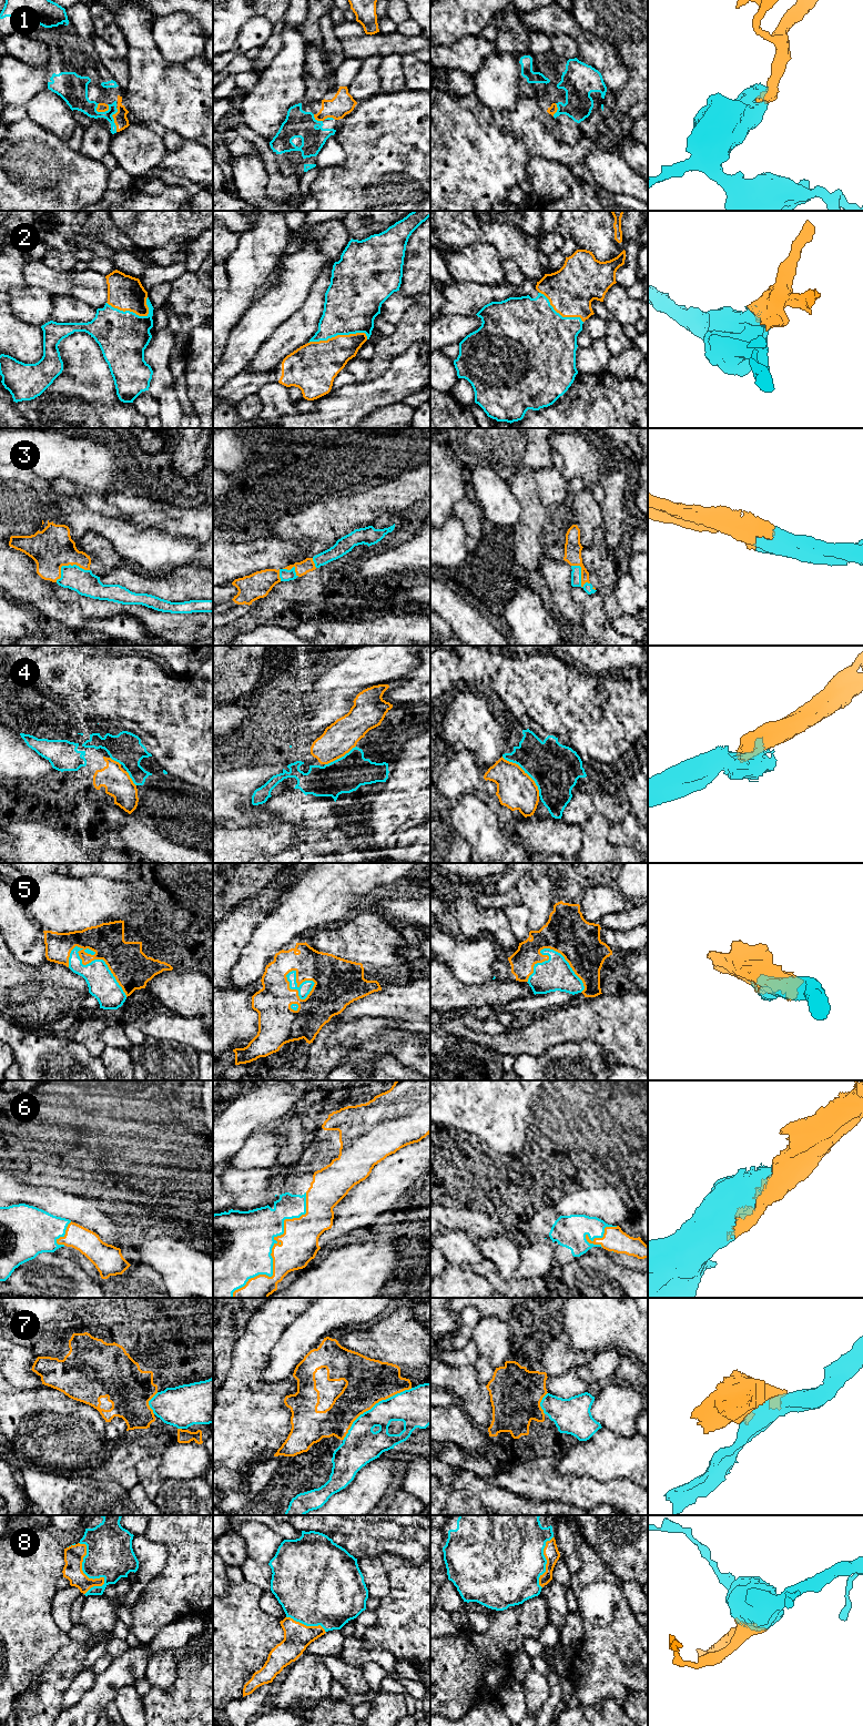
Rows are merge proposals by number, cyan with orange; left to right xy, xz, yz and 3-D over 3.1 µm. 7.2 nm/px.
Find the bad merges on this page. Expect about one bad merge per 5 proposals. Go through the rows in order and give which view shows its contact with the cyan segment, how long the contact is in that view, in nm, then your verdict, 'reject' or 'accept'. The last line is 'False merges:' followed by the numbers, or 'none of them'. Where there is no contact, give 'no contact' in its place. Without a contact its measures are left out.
1: xy | 180 nm | accept
2: xz | 440 nm | accept
3: xy | 260 nm | accept
4: yz | 400 nm | accept
5: xy | 550 nm | accept
6: xz | 950 nm | accept
7: xz | 650 nm | reject
8: xy | 380 nm | accept
False merges: 7

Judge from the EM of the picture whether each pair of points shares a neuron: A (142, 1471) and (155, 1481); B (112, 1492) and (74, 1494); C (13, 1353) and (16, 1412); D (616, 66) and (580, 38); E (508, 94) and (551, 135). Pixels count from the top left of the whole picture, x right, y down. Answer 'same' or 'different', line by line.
A: same
B: same
C: different
D: same
E: different

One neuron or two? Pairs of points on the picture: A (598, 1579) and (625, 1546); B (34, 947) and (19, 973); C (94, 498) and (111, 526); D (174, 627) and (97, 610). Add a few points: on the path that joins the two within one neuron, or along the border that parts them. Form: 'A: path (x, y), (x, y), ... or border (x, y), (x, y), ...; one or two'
A: border (591, 1546), (622, 1582); two
B: border (11, 953), (32, 965), (47, 961); two
C: border (83, 501), (95, 511), (120, 518); two
D: path (155, 622), (135, 610), (115, 609); one

